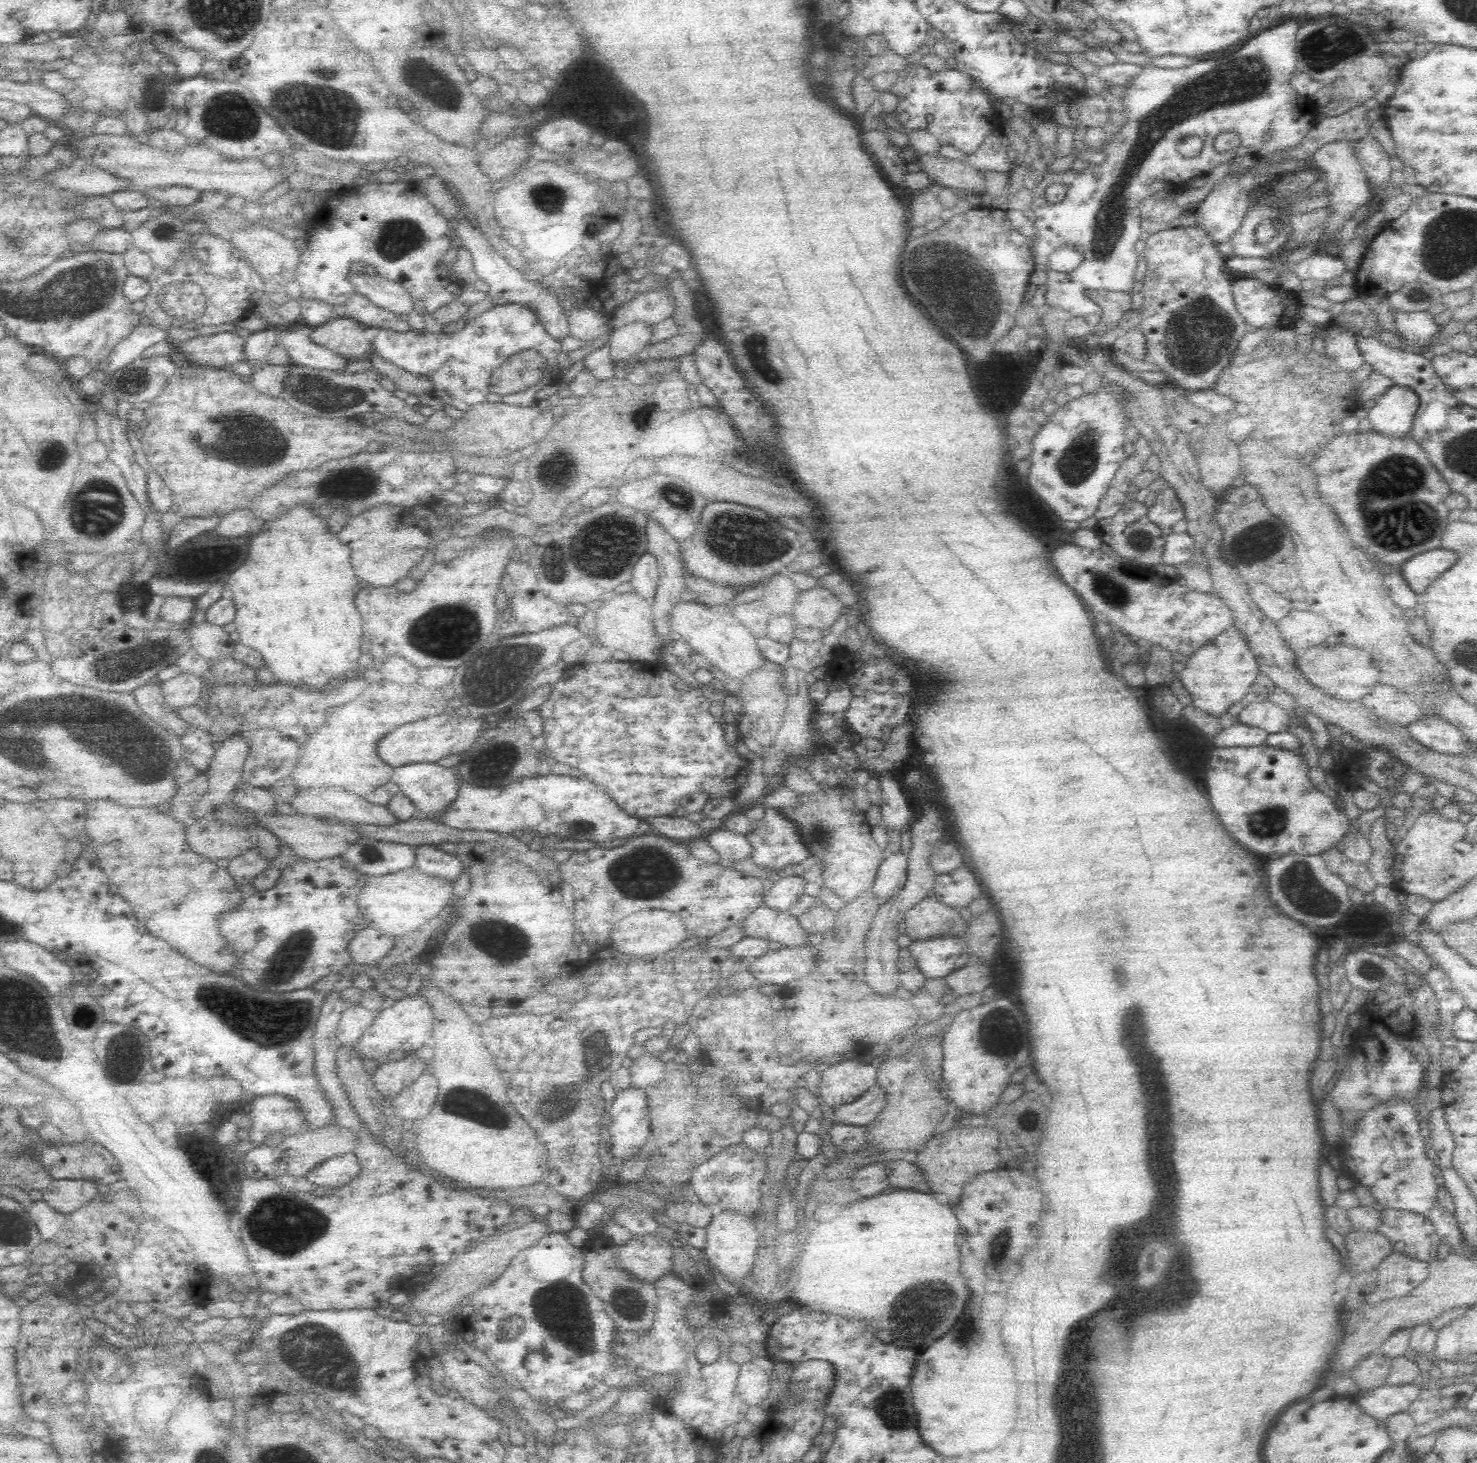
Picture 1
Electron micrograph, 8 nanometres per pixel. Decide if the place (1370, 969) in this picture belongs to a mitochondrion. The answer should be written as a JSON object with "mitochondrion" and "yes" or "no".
{"mitochondrion":"yes"}

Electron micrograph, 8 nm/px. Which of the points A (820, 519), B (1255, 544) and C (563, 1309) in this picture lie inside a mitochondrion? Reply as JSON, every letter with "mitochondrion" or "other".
{"A":"other","B":"mitochondrion","C":"mitochondrion"}

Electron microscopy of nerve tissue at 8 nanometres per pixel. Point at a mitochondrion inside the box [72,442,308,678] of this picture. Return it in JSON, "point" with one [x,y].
{"point":[96,515]}

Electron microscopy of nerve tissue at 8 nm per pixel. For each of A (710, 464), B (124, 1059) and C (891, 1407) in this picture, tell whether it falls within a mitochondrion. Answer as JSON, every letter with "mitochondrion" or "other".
{"A":"other","B":"mitochondrion","C":"mitochondrion"}

